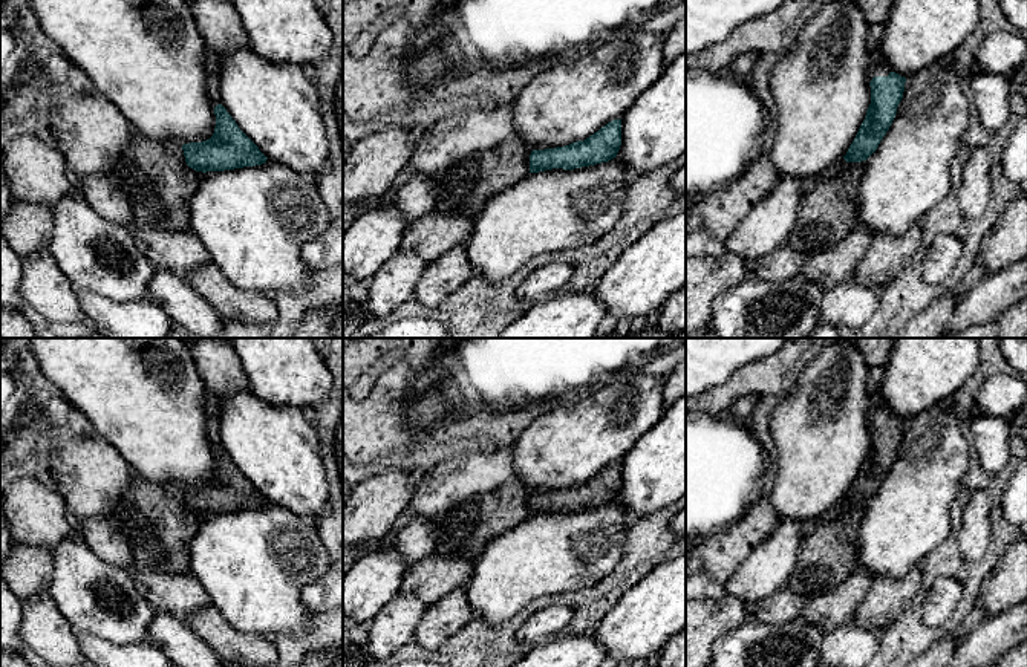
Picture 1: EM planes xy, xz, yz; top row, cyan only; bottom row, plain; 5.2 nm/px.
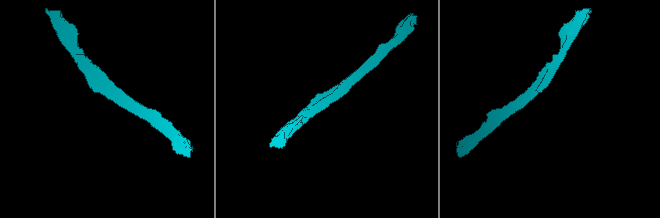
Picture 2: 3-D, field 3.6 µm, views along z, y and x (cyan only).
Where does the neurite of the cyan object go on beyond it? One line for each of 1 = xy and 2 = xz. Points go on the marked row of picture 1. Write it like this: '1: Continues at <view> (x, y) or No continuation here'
1: No continuation here
2: No continuation here

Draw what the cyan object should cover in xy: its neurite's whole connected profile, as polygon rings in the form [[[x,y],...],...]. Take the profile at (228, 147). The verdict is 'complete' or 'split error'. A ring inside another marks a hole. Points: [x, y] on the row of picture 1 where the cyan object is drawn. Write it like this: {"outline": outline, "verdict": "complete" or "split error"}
{"outline": [[[222,104],[214,107],[216,127],[210,139],[184,144],[185,162],[196,171],[223,171],[262,165],[266,156],[239,129]]], "verdict": "complete"}

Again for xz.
{"outline": [[[614,119],[598,132],[565,147],[533,150],[530,173],[553,168],[574,170],[614,159],[621,145],[621,119]]], "verdict": "complete"}

